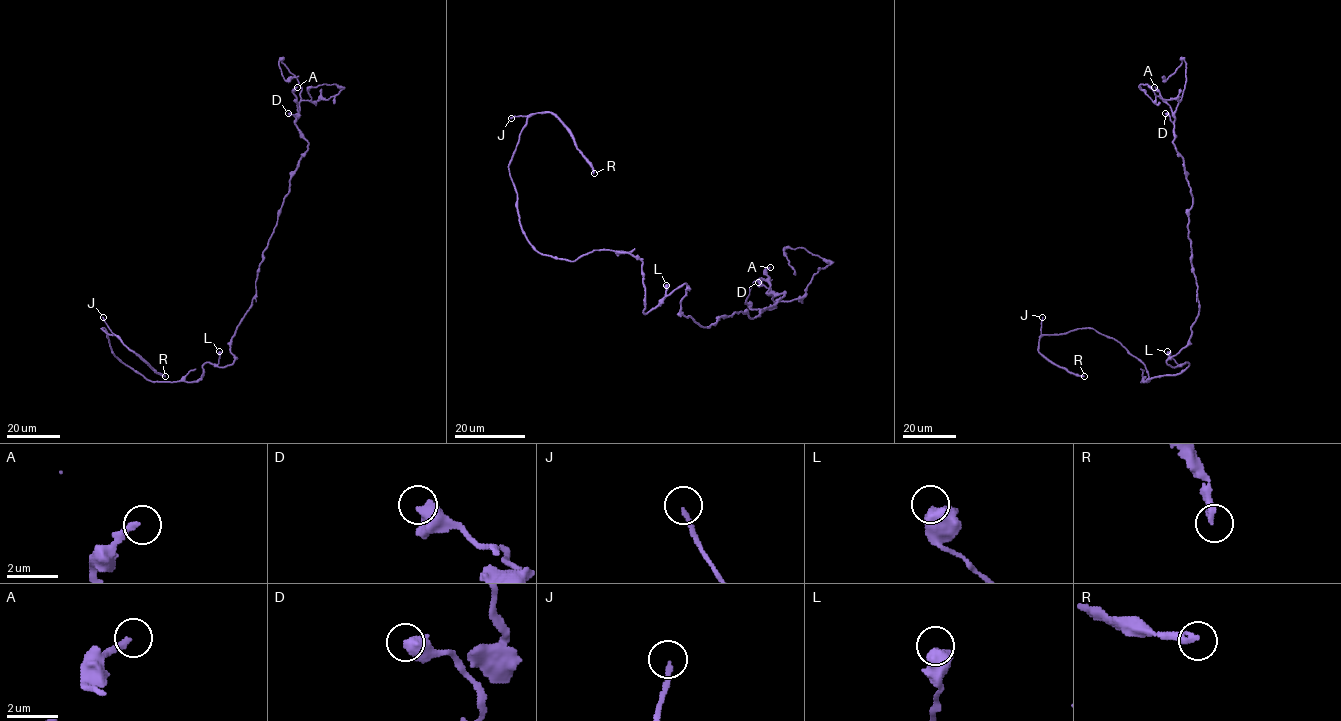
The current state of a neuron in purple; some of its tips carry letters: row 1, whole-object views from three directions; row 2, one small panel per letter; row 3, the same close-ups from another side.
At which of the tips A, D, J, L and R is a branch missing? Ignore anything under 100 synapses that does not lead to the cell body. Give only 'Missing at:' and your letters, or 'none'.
Missing at: J, R

